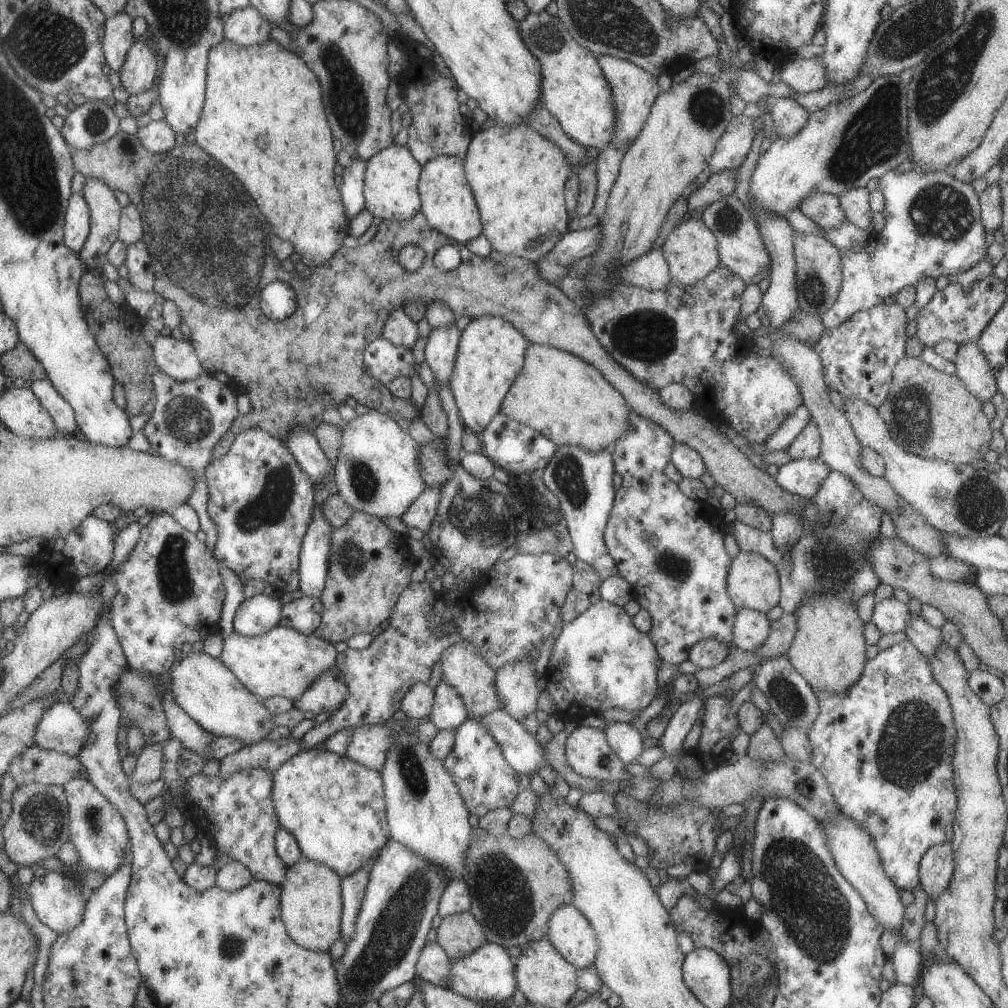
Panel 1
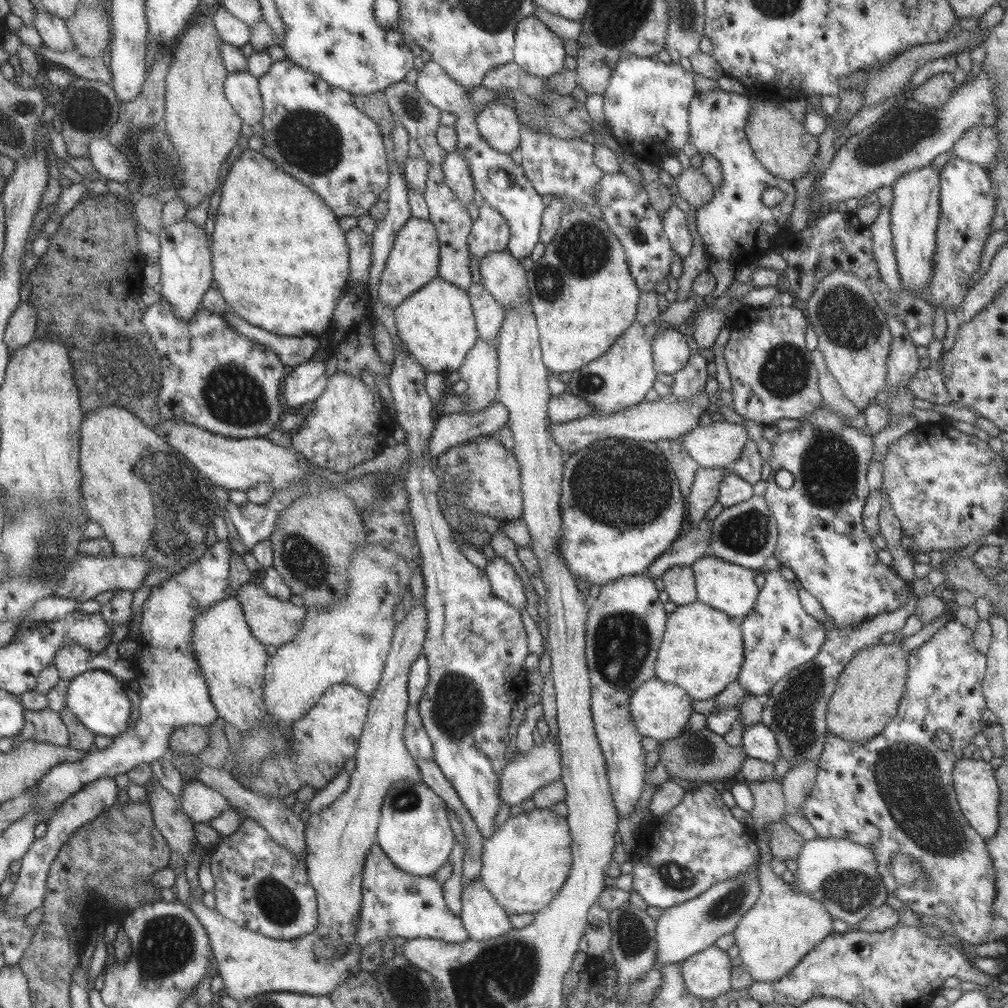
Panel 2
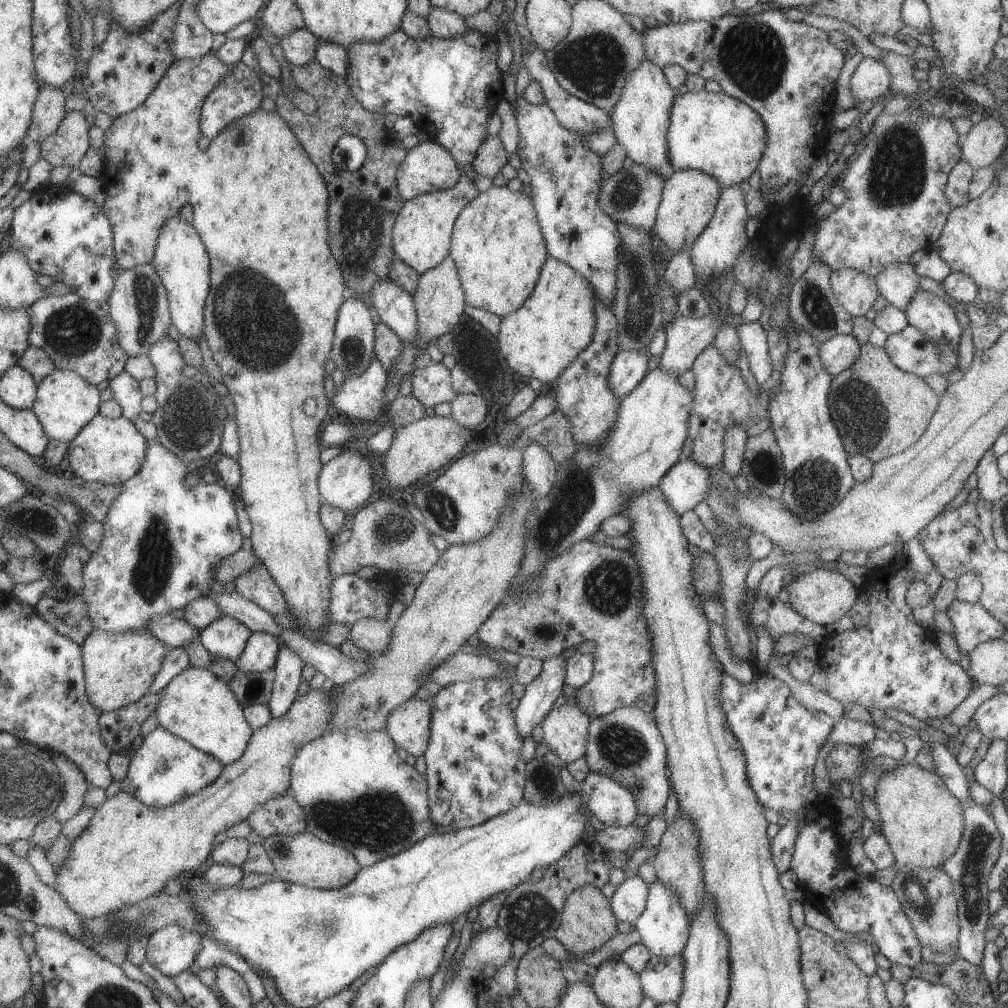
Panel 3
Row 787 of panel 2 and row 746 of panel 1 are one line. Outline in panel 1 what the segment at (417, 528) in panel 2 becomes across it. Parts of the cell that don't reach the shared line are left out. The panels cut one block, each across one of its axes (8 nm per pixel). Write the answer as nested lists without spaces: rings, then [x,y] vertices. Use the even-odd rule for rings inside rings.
[[[465,719],[454,730],[453,748],[443,758],[442,764],[451,774],[469,814],[481,818],[486,812],[509,808],[521,786],[517,784],[516,772],[503,758],[498,744],[487,734],[487,728],[477,720]]]

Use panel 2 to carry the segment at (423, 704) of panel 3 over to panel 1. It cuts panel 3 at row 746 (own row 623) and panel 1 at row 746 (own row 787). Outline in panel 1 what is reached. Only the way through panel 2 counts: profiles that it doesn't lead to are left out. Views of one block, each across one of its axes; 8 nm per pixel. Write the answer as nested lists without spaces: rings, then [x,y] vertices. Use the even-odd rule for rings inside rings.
[[[387,725],[354,727],[344,755],[357,764],[380,772],[391,746],[391,736],[393,732]]]

